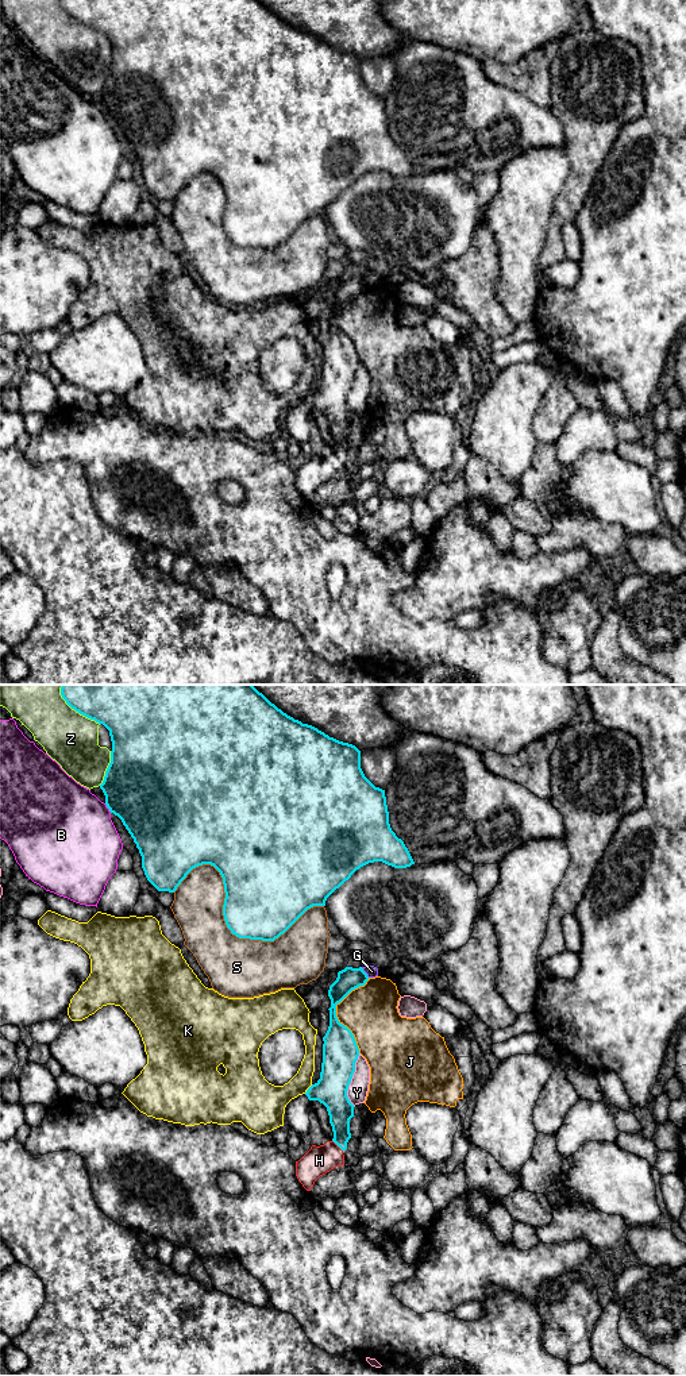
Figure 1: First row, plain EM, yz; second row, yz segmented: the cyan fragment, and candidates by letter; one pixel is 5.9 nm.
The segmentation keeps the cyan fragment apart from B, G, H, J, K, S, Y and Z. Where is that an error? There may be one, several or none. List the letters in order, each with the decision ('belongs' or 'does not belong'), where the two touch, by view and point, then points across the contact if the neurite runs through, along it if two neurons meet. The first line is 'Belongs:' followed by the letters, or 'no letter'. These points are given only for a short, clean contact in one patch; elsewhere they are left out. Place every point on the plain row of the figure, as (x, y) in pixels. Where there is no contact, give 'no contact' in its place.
Belongs: H
B: does not belong; meets cyan in yz at (107, 115)
G: does not belong; meets cyan in yz at (365, 281); border along yz (361, 276), (369, 285)
H: belongs; meets cyan in yz at (336, 453); runs through yz (340, 419), (336, 453), (319, 469)
J: does not belong; meets cyan in yz at (335, 322)
K: does not belong; meets cyan in yz at (308, 397)
S: does not belong; meets cyan in yz at (226, 232)
Y: does not belong; meets cyan in yz at (350, 389)
Z: does not belong; meets cyan in yz at (77, 19)

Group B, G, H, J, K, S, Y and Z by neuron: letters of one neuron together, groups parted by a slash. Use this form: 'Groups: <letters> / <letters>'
Groups: B / G / H / J / K / S / Y / Z

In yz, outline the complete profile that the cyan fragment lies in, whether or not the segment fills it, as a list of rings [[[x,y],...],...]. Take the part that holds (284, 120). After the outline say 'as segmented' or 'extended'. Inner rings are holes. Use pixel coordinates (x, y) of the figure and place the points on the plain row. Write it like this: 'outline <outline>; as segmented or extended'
outline [[[61,0],[61,4],[72,18],[109,39],[111,72],[100,97],[109,120],[122,128],[134,147],[147,189],[158,200],[174,201],[193,177],[203,173],[213,174],[223,186],[226,234],[239,247],[274,250],[308,217],[325,215],[327,207],[357,178],[369,171],[382,170],[394,177],[415,173],[404,150],[390,136],[385,99],[375,96],[361,77],[361,59],[352,53],[339,50],[312,34],[294,28],[259,0]]]; as segmented

